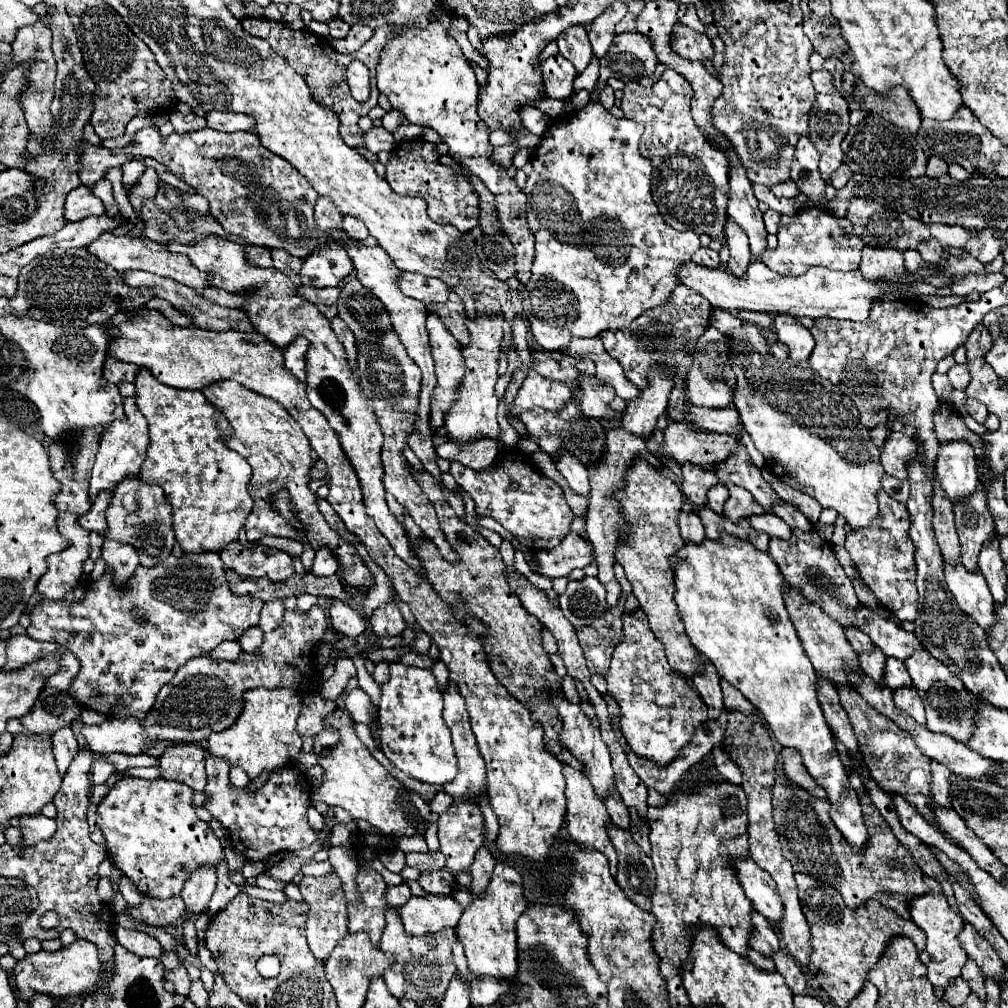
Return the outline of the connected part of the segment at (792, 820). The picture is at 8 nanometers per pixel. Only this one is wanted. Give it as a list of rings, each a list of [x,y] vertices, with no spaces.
[[[782,771],[776,773],[776,781],[772,787],[772,805],[774,805],[774,823],[782,843],[782,855],[792,863],[794,871],[806,873],[812,879],[832,885],[838,889],[846,901],[846,905],[858,907],[866,899],[876,899],[884,907],[892,907],[902,917],[908,917],[908,899],[922,895],[928,891],[924,883],[924,873],[914,863],[912,855],[906,847],[898,843],[888,823],[868,829],[870,837],[866,849],[854,851],[852,845],[844,839],[844,835],[832,823],[828,809],[828,799],[812,797],[802,787],[796,787]]]

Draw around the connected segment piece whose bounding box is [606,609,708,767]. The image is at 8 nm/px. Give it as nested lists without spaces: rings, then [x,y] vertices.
[[[638,609],[636,615],[622,615],[624,621],[624,639],[620,645],[616,645],[610,671],[606,673],[608,681],[608,693],[618,701],[622,719],[620,719],[620,731],[626,737],[632,751],[644,759],[654,761],[656,765],[668,765],[672,759],[676,759],[682,751],[682,747],[692,739],[696,727],[708,719],[704,701],[700,695],[692,689],[690,681],[684,679],[680,673],[676,673],[666,659],[662,643],[652,635],[648,627],[648,619],[644,619],[644,613]]]

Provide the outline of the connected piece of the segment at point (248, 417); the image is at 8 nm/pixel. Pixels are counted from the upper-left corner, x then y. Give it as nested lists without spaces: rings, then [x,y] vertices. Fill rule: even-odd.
[[[236,381],[208,385],[206,389],[202,389],[202,393],[206,395],[206,399],[212,401],[212,405],[216,405],[224,413],[224,417],[234,427],[236,433],[232,435],[232,439],[228,439],[228,445],[234,451],[238,451],[242,457],[246,457],[248,463],[252,465],[252,483],[248,487],[250,487],[250,495],[254,497],[254,509],[248,515],[246,525],[244,525],[248,541],[258,541],[264,535],[300,541],[300,533],[302,533],[304,537],[308,537],[308,543],[314,551],[328,547],[336,555],[338,563],[342,565],[342,583],[344,585],[366,593],[368,587],[374,585],[374,577],[362,563],[360,555],[356,553],[356,547],[346,543],[326,523],[326,519],[318,511],[318,503],[316,503],[318,497],[308,487],[310,471],[318,457],[314,455],[310,441],[304,435],[302,427],[290,417],[290,413],[284,407],[280,407],[280,403],[276,403],[268,397],[262,397],[262,395],[256,395],[254,391],[248,391],[246,387],[240,387],[240,383],[236,383]],[[282,489],[288,491],[292,511],[296,513],[296,519],[302,527],[294,527],[292,523],[284,521],[284,517],[280,517],[280,513],[276,513],[274,509],[266,509],[266,511],[260,509],[260,507],[270,507],[272,497]]]

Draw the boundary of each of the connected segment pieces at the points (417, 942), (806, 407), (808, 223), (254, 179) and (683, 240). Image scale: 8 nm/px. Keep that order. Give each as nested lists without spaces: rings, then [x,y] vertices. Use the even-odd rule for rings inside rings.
[[[387,908],[385,920],[386,929],[380,939],[380,949],[394,955],[394,965],[390,965],[382,975],[390,993],[396,999],[412,999],[416,1005],[422,1005],[426,1001],[442,1001],[450,979],[458,975],[458,969],[452,961],[452,943],[446,943],[446,935],[456,935],[456,931],[448,927],[432,935],[406,935],[396,908]]]
[[[742,323],[726,333],[730,347],[730,367],[736,375],[732,407],[740,413],[744,429],[750,433],[756,449],[766,459],[766,469],[810,497],[822,507],[836,509],[850,527],[866,527],[878,515],[876,489],[882,487],[884,469],[880,463],[882,449],[872,445],[870,431],[860,423],[860,411],[852,399],[842,395],[836,385],[816,375],[808,363],[798,365],[792,361],[778,361],[766,345],[766,337],[754,323]]]
[[[806,207],[796,211],[796,215],[784,215],[778,225],[778,247],[760,255],[760,261],[780,273],[780,275],[802,275],[812,265],[822,265],[830,269],[858,269],[860,251],[864,243],[854,235],[852,223],[844,217],[832,215],[828,209]]]
[[[146,127],[132,135],[130,145],[120,149],[94,147],[82,141],[80,179],[84,185],[92,187],[96,181],[104,179],[108,167],[122,167],[132,159],[144,157],[156,159],[158,163],[166,165],[178,179],[206,197],[210,203],[210,213],[226,229],[226,233],[244,237],[248,243],[256,243],[268,249],[284,249],[292,257],[308,257],[300,271],[304,285],[338,287],[354,271],[350,255],[336,241],[330,241],[328,247],[316,251],[322,241],[320,229],[314,221],[314,205],[318,193],[288,161],[260,147],[254,133],[224,133],[204,127],[198,131],[172,133],[168,137],[162,137],[158,127]]]
[[[588,103],[580,111],[566,113],[562,117],[554,119],[550,123],[548,131],[542,135],[540,145],[530,155],[534,171],[528,175],[528,183],[526,183],[524,193],[528,197],[528,205],[526,205],[528,227],[536,237],[536,255],[534,255],[534,263],[532,263],[532,277],[524,287],[522,305],[524,305],[524,315],[530,323],[530,331],[532,331],[534,339],[550,353],[558,351],[560,347],[566,347],[570,343],[570,339],[574,339],[574,337],[598,337],[598,333],[604,331],[604,329],[628,327],[628,323],[632,323],[644,311],[666,303],[670,299],[672,289],[676,285],[680,285],[680,281],[676,279],[676,271],[684,263],[688,263],[692,259],[692,255],[696,253],[696,249],[700,247],[700,239],[694,231],[676,231],[674,227],[670,227],[662,219],[662,215],[660,215],[660,211],[658,211],[658,207],[652,199],[652,191],[650,191],[650,183],[652,183],[650,159],[642,157],[640,149],[638,149],[640,137],[642,137],[642,125],[638,125],[636,121],[616,119],[600,103]]]

